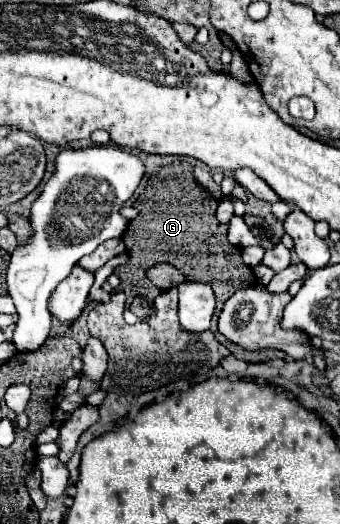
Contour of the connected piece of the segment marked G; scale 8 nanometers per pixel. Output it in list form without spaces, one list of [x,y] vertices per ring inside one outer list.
[[[176,161],[160,167],[146,189],[134,201],[138,217],[128,223],[124,233],[124,245],[130,253],[128,265],[118,267],[114,273],[122,279],[118,291],[124,291],[132,301],[138,293],[148,295],[148,267],[156,263],[174,265],[188,281],[204,281],[216,291],[218,305],[222,305],[238,287],[254,285],[254,271],[242,261],[240,247],[228,241],[228,225],[216,219],[216,201],[196,185],[192,175],[192,165],[186,161]]]

